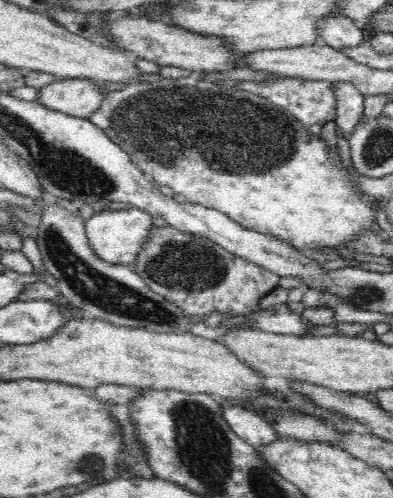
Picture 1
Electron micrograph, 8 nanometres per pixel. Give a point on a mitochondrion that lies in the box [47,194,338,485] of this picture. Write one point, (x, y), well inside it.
(189, 266)

